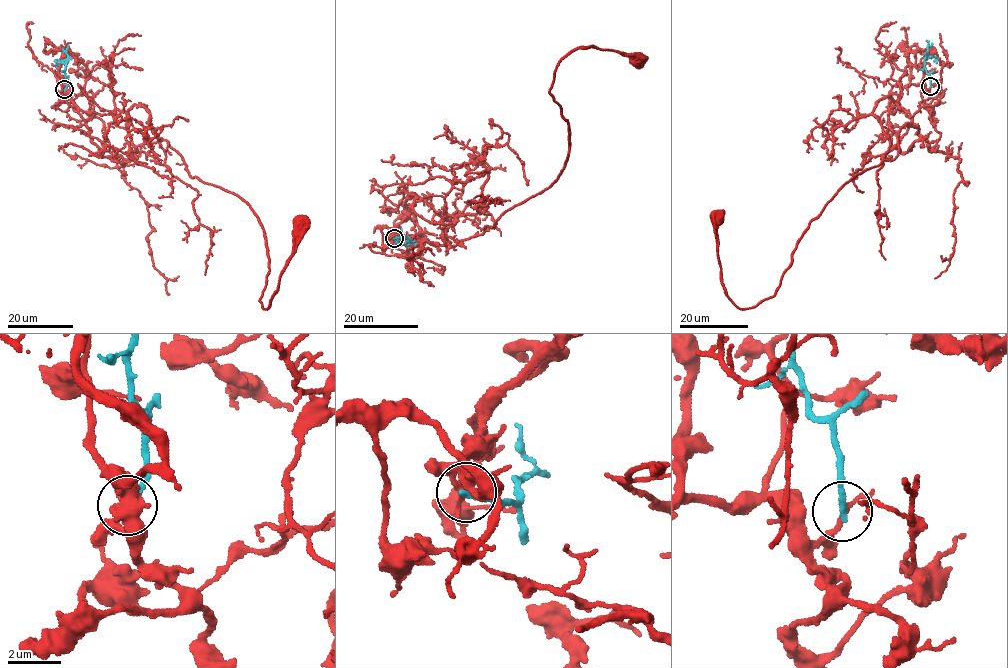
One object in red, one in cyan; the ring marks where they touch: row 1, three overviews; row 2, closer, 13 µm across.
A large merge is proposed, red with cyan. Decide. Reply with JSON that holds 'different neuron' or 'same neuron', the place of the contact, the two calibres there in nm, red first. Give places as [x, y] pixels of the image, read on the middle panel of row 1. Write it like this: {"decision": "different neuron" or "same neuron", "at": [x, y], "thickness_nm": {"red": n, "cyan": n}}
{"decision": "different neuron", "at": [394, 238], "thickness_nm": {"red": 150, "cyan": 280}}

